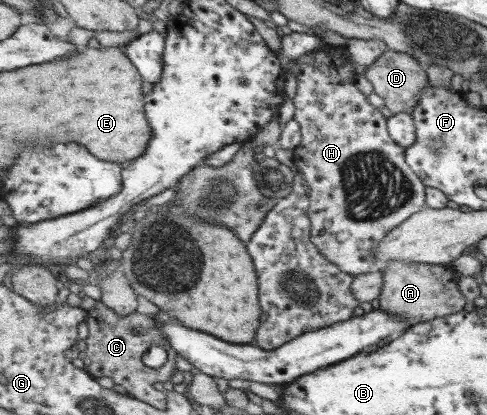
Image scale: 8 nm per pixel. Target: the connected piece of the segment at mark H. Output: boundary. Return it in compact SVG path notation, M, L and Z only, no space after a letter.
M324 44L320 49L312 50L297 60L300 65L299 89L295 96L294 104L296 106L295 118L300 123L301 142L300 147L296 148L296 168L298 173L303 174L307 179L307 185L310 190L310 219L311 219L311 240L316 247L328 258L331 259L340 270L347 271L350 274L361 275L374 270L375 251L374 248L378 241L384 238L396 226L402 224L413 214L420 212L426 207L426 185L417 177L417 174L405 162L405 149L394 142L387 129L387 118L379 108L374 107L368 97L358 88L356 88L355 77L352 63L348 62L345 50L340 47L329 47Z

